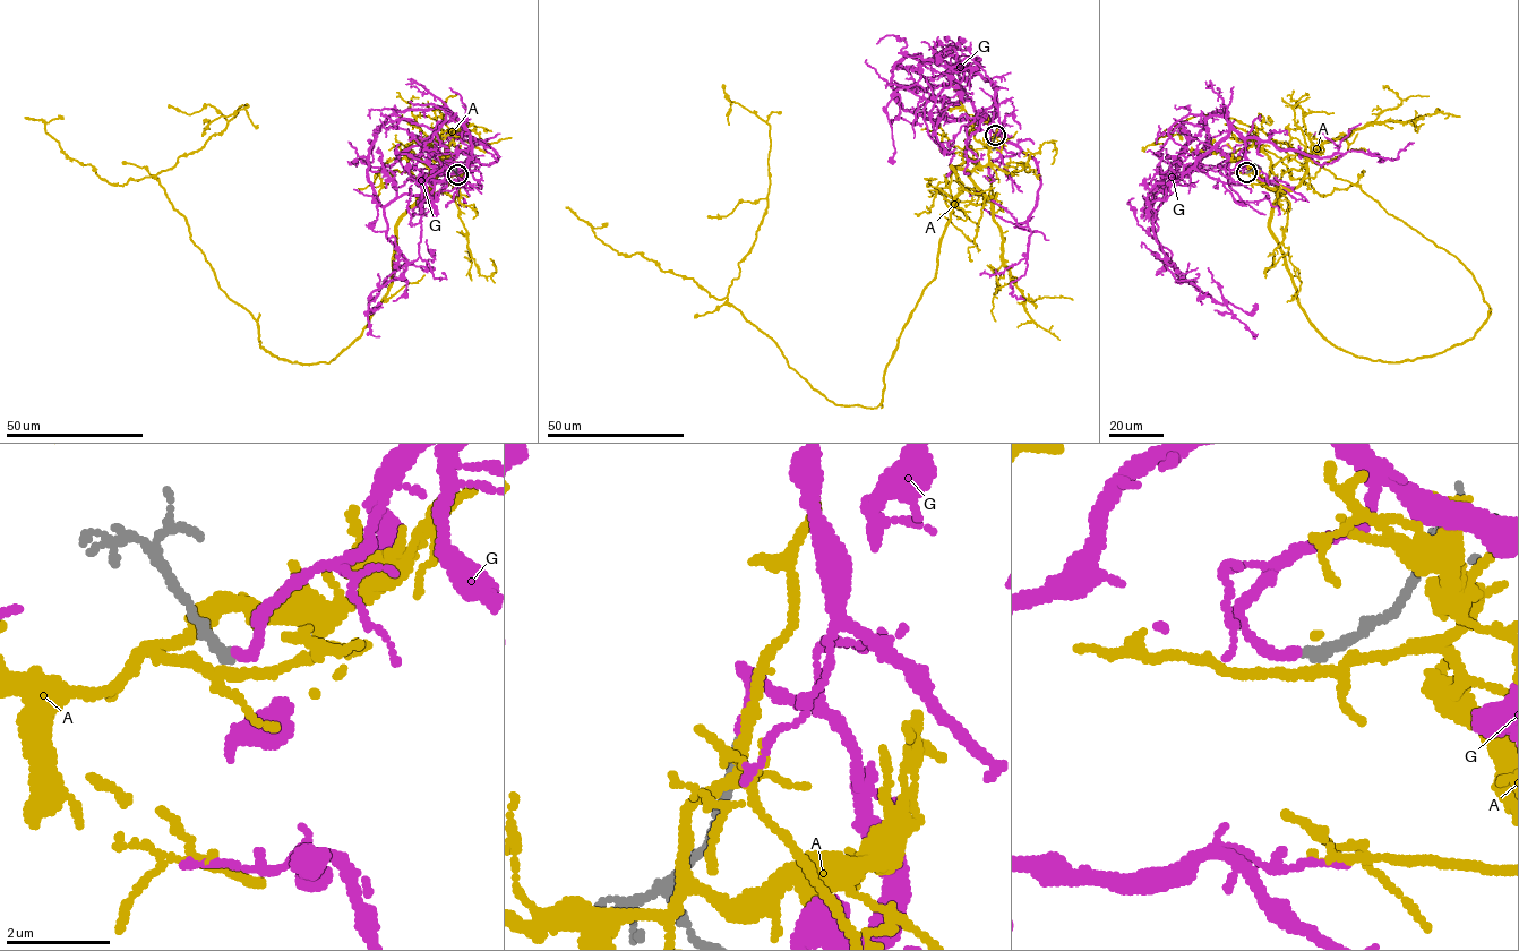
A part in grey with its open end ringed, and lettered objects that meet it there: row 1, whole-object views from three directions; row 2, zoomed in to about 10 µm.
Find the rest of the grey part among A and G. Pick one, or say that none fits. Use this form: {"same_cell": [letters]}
{"same_cell": ["G"]}

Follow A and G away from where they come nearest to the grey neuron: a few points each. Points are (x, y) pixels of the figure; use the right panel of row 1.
A: (1247, 173), (1338, 348), (1413, 360), (1485, 322), (1455, 256), (1258, 128), (1196, 114), (1143, 152)
G: (1246, 172), (1245, 143), (1232, 129), (1176, 182), (1152, 187), (1151, 212), (1170, 264), (1253, 337)

